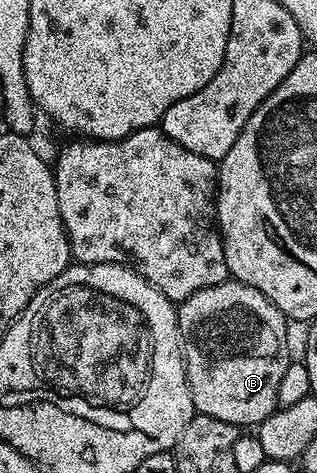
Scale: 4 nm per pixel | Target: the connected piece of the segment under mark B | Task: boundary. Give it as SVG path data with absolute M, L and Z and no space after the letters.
M233 278L222 284L196 290L177 305L178 335L182 342L182 358L186 361L186 381L197 415L220 418L220 422L239 426L257 426L278 407L280 378L292 362L290 344L286 341L287 317L273 300L264 298L260 290Z

